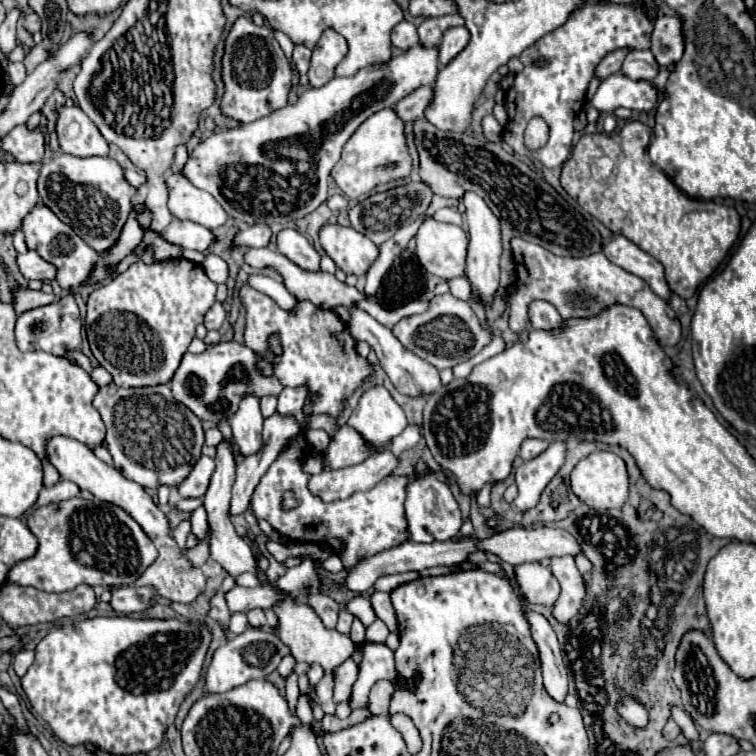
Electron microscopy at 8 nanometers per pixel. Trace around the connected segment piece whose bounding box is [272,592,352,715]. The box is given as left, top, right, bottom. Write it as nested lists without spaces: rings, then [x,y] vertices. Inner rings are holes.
[[[278,592],[278,594],[280,594],[280,600],[278,600],[278,604],[272,606],[274,614],[278,616],[278,636],[290,648],[292,656],[298,662],[308,662],[308,664],[316,662],[324,668],[324,678],[318,684],[318,702],[325,714],[334,715],[336,711],[336,704],[332,699],[334,670],[352,656],[352,640],[350,640],[350,636],[340,634],[338,630],[324,628],[320,618],[314,614],[314,610],[304,600],[292,598],[288,592]]]

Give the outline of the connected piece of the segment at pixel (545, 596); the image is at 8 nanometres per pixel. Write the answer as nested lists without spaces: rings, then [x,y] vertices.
[[[538,562],[516,566],[516,582],[530,604],[552,606],[560,596],[558,580]]]

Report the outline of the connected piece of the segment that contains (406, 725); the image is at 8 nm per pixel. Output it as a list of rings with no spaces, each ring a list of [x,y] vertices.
[[[399,714],[390,716],[390,722],[402,734],[408,752],[417,754],[421,750],[422,741],[412,720],[404,714]]]

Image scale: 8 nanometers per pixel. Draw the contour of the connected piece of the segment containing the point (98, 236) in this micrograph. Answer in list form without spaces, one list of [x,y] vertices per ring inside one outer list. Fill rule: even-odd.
[[[58,154],[50,162],[44,162],[40,168],[40,178],[38,178],[38,194],[40,200],[68,226],[74,228],[74,232],[98,254],[106,254],[120,238],[120,232],[130,218],[132,212],[136,212],[136,220],[140,228],[144,230],[142,242],[134,248],[136,256],[142,256],[148,248],[154,254],[154,262],[162,260],[174,260],[182,258],[182,248],[178,244],[172,244],[162,238],[160,232],[152,230],[152,212],[140,204],[134,206],[132,198],[136,196],[136,188],[128,184],[124,178],[124,170],[120,164],[108,156],[88,156],[88,158],[78,158],[72,154]]]

